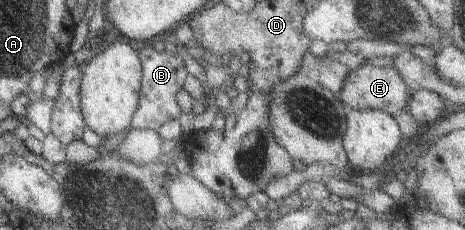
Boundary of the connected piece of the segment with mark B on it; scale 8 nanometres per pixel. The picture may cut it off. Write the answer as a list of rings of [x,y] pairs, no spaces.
[[[146,46],[137,52],[141,61],[141,80],[139,81],[138,103],[130,120],[130,129],[157,129],[168,120],[180,119],[175,94],[181,90],[188,75],[184,62],[178,53],[156,52],[152,46]]]

